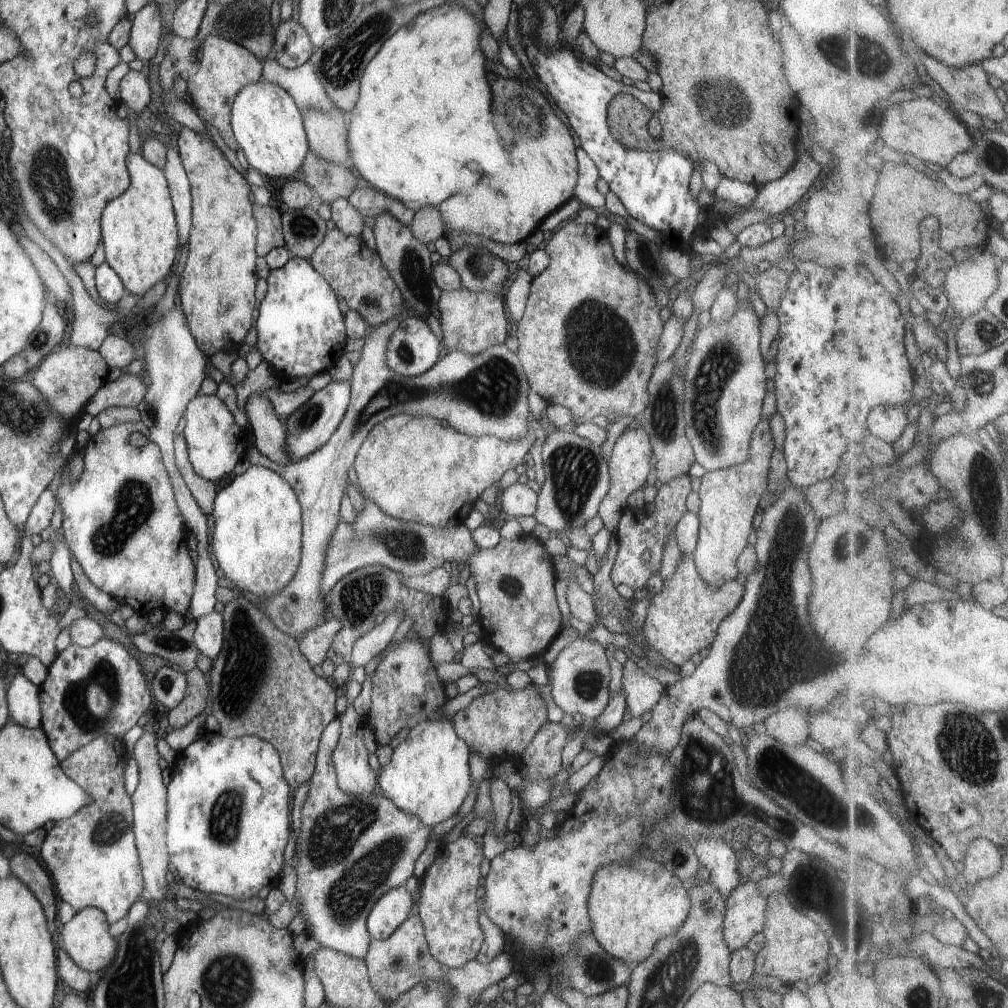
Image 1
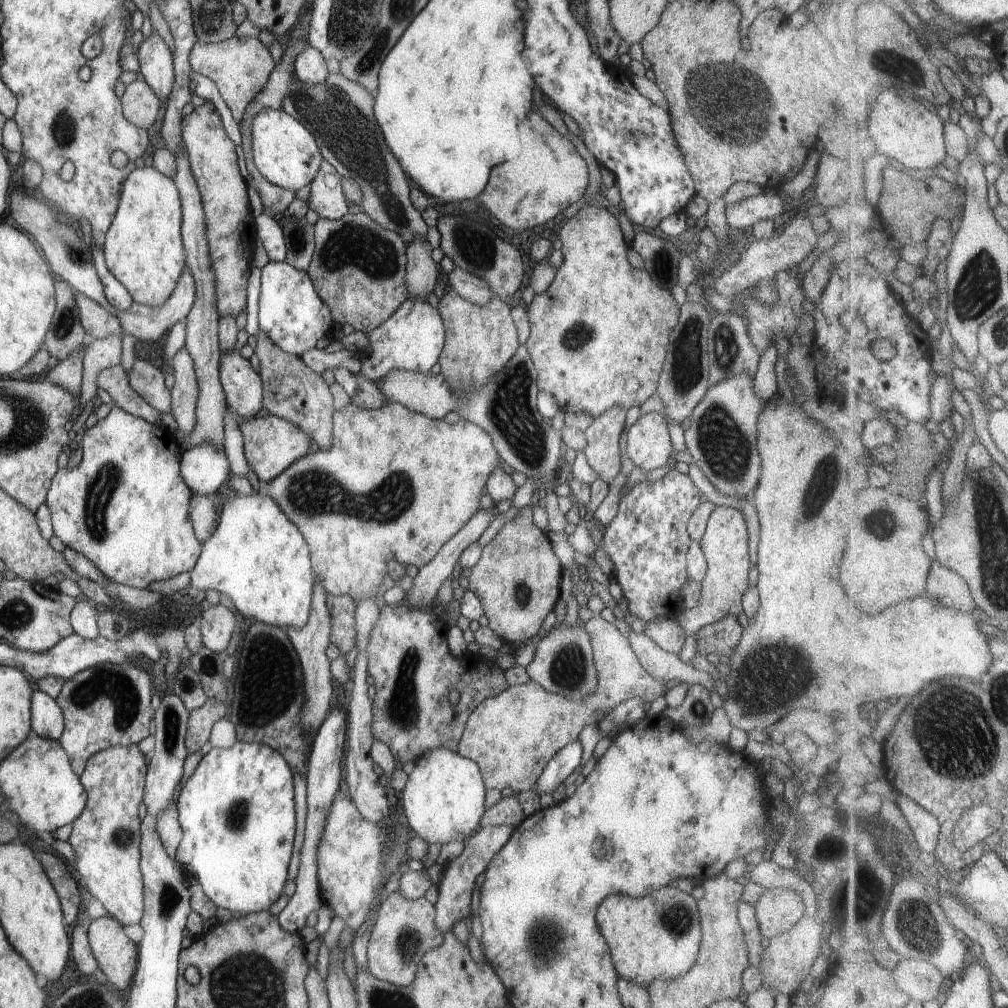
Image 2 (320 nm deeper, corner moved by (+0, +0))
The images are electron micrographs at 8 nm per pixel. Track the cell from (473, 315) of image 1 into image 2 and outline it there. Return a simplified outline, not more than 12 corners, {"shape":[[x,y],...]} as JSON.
{"shape":[[451,288],[436,309],[438,363],[455,395],[480,389],[519,346],[509,306]]}

